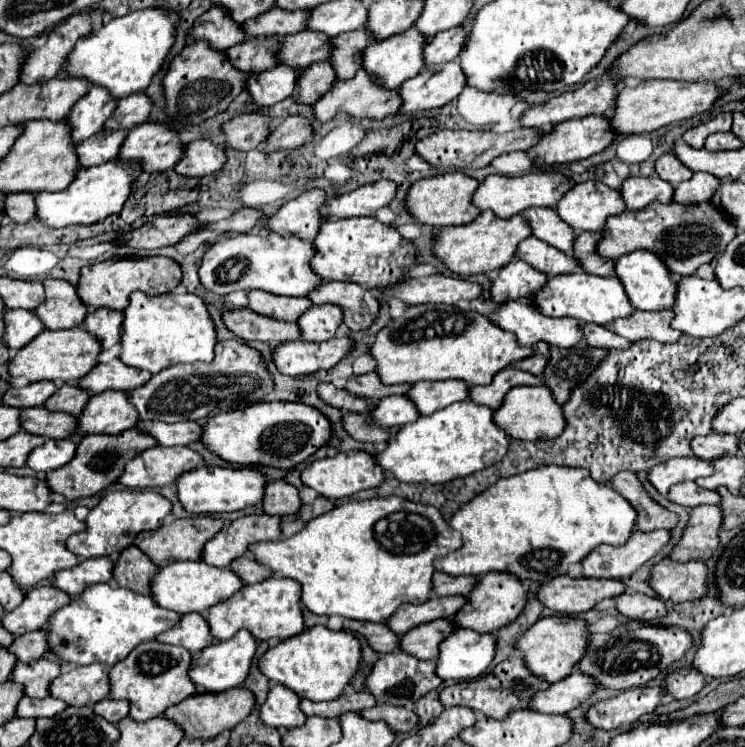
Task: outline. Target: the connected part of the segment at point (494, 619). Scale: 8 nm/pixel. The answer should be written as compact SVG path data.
M488 573L488 575L480 577L476 589L468 597L468 603L460 609L460 613L456 613L454 623L458 627L474 629L478 633L496 633L498 629L502 629L508 623L512 623L514 619L518 619L518 615L526 609L526 603L528 603L528 591L524 589L518 575Z

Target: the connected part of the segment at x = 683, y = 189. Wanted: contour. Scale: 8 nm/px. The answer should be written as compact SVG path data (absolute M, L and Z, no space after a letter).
M694 173L692 179L680 183L676 187L676 203L684 203L684 205L692 205L692 203L700 203L700 201L710 201L712 195L716 193L716 189L720 187L720 179L708 173Z

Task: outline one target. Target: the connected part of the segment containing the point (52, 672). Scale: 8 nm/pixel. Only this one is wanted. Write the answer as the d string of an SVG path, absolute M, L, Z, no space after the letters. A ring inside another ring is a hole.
M38 659L32 663L16 663L12 679L24 685L24 693L30 697L48 697L52 681L60 675L60 663L50 659Z

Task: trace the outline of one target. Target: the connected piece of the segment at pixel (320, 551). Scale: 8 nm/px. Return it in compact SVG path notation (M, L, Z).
M374 497L374 499L364 499L364 501L350 501L350 503L344 503L344 505L338 505L334 507L332 511L312 519L306 523L306 527L296 533L294 537L290 539L280 539L280 541L272 541L272 543L254 543L254 547L250 549L256 557L258 563L270 567L274 571L274 575L278 577L290 577L290 579L296 579L302 583L302 603L316 615L342 615L342 617L350 617L350 619L360 619L360 621L386 621L392 617L392 613L404 605L404 603L424 603L428 601L432 595L434 595L434 585L432 585L432 575L436 571L434 567L434 561L438 557L444 557L448 555L450 551L456 551L462 547L462 537L458 535L458 531L454 531L450 527L450 523L442 517L442 513L432 507L432 505L422 505L422 503L414 503L414 501L408 501L404 497Z

